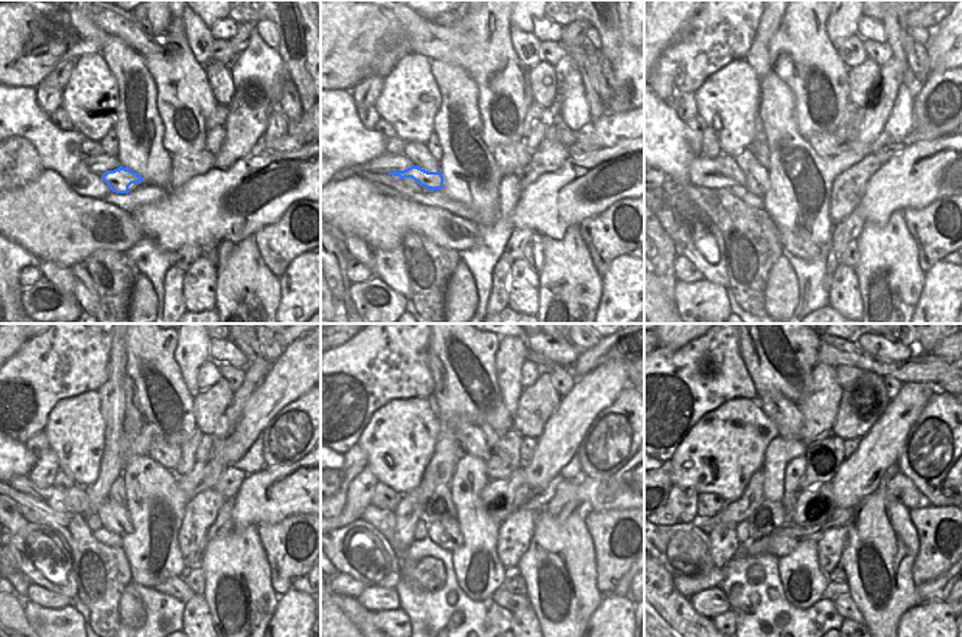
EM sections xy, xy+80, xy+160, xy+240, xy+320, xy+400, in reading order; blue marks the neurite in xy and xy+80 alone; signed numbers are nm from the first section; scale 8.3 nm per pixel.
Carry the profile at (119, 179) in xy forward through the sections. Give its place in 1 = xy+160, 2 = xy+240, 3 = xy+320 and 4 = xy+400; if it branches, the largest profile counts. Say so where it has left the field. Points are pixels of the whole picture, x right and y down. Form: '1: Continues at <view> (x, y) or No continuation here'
1: Continues at xy+160 (721, 172)
2: Continues at xy+240 (74, 500)
3: No continuation here
4: No continuation here

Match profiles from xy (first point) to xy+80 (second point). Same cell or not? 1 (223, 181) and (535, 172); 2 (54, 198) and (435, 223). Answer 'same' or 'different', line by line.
1: different
2: same

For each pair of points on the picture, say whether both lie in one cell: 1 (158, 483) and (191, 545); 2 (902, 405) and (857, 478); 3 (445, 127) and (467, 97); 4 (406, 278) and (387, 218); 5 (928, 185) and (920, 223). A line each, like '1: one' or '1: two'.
1: two
2: one
3: one
4: two
5: two

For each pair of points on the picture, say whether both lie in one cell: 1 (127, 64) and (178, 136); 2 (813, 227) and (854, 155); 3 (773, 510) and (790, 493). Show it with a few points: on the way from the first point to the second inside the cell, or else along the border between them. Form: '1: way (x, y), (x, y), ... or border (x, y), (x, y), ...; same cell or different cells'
1: border (150, 74), (163, 140); different cells
2: way (795, 205), (774, 148), (783, 140), (809, 150); same cell
3: border (780, 501), (787, 520); different cells

